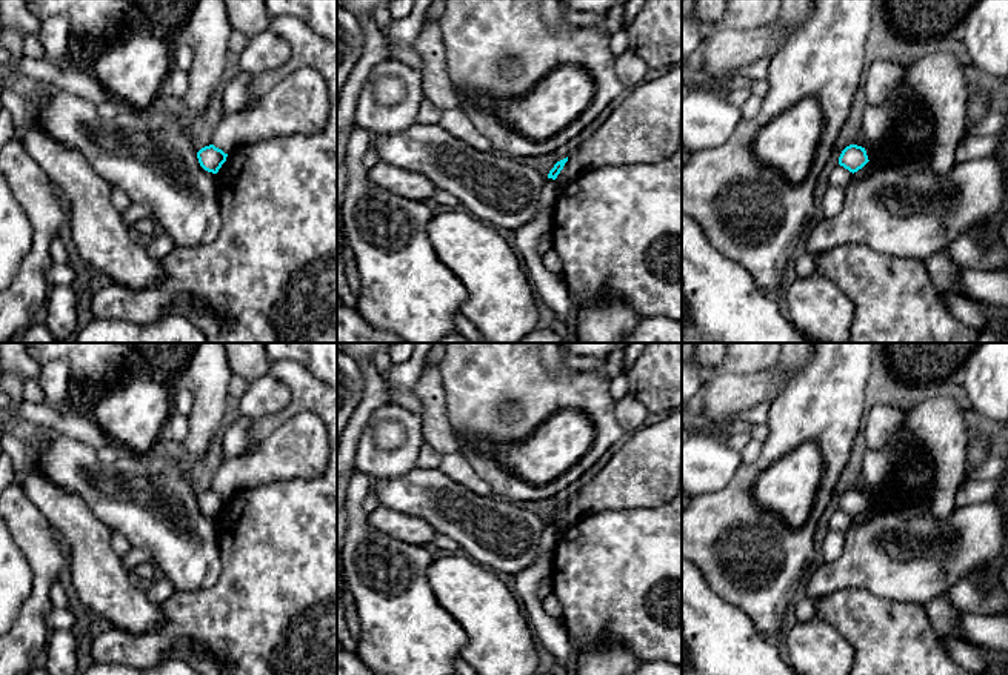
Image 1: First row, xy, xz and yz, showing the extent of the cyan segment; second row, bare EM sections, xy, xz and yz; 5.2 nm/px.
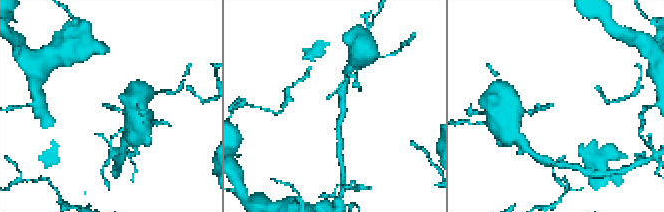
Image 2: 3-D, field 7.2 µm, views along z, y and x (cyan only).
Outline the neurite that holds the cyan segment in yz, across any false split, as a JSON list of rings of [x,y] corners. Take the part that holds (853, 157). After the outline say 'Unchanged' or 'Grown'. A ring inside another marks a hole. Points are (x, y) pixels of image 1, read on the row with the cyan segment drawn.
[[[857,145],[846,146],[839,157],[839,165],[853,174],[862,169],[868,161],[865,148]]]. Unchanged

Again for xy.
[[[214,145],[205,146],[197,152],[200,166],[212,174],[217,174],[222,165],[226,161],[228,154]]]. Unchanged

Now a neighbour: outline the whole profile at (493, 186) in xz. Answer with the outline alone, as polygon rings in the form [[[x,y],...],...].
[[[416,121],[400,134],[375,134],[371,148],[379,154],[379,161],[423,174],[437,189],[452,194],[460,209],[491,226],[516,231],[537,215],[539,197],[546,183],[537,169],[499,151],[476,149],[454,138],[440,125]]]

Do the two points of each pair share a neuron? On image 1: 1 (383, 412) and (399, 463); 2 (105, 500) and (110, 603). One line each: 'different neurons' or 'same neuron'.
1: same neuron
2: different neurons

